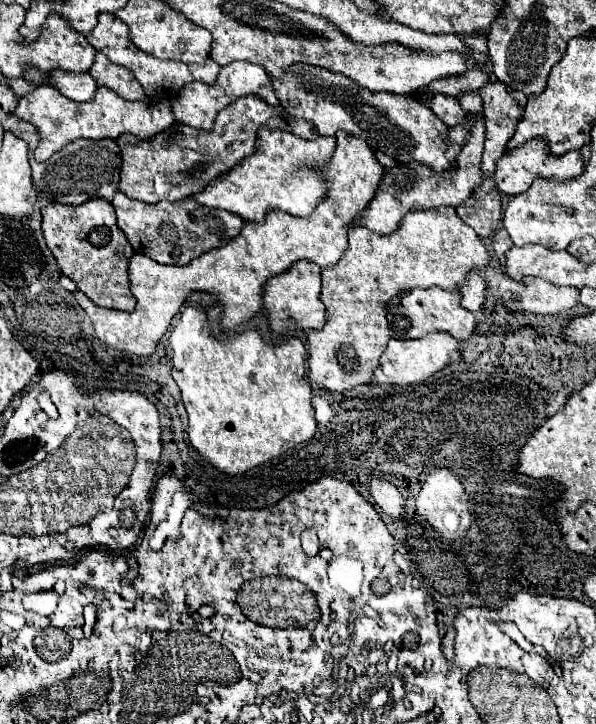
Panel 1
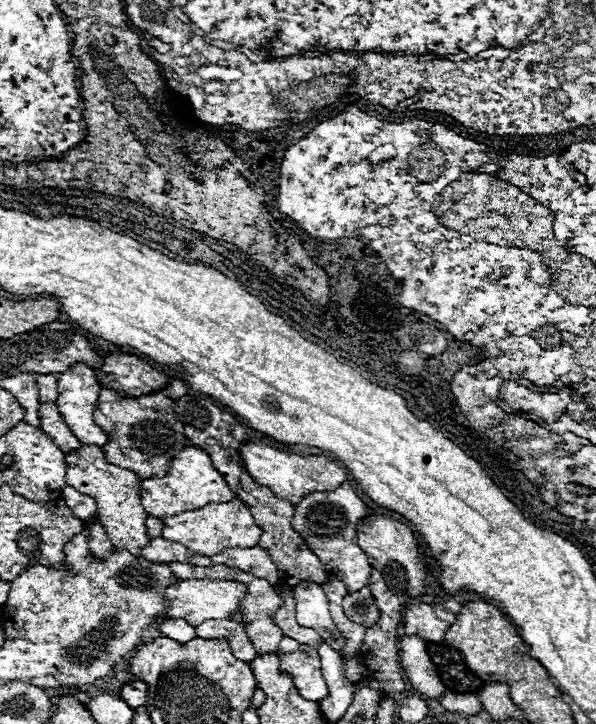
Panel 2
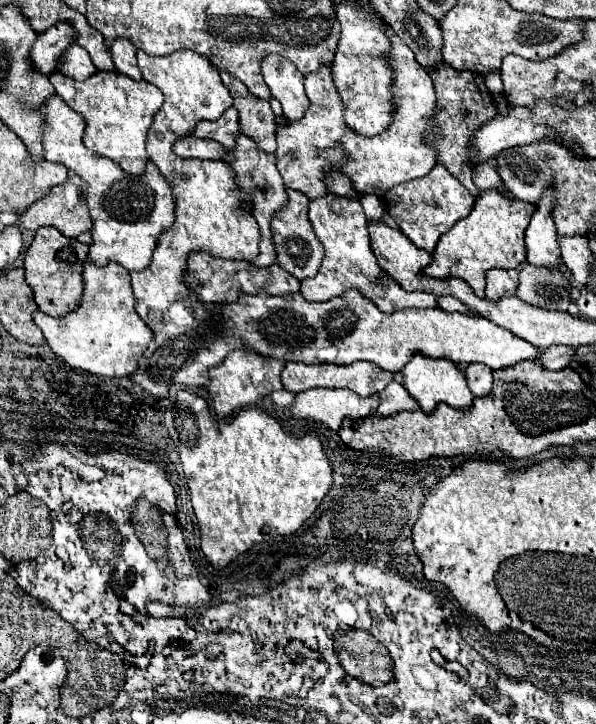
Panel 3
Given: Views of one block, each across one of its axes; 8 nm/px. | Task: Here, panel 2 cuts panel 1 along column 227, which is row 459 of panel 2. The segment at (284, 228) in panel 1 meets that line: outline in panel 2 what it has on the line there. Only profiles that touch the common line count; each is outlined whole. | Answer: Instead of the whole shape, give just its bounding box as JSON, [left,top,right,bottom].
[240,444,348,504]

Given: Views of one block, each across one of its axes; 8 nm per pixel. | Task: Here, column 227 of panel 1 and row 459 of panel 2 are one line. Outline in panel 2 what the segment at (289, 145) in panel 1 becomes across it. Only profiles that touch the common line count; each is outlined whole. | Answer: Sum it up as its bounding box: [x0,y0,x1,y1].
[140,446,236,518]

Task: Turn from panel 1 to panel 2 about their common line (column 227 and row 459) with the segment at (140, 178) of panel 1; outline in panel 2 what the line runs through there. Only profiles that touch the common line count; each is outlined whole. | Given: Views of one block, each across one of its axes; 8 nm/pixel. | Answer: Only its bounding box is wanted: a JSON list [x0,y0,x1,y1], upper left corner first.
[96,390,186,480]

